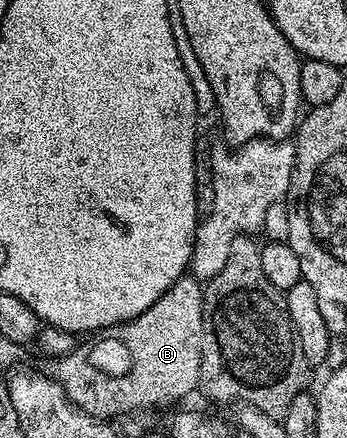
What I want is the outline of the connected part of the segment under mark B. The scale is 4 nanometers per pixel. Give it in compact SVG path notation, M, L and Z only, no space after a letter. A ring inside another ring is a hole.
M178 279L146 312L85 337L69 354L51 359L50 376L82 412L117 420L135 410L152 410L184 398L200 386L204 286L198 279Z

